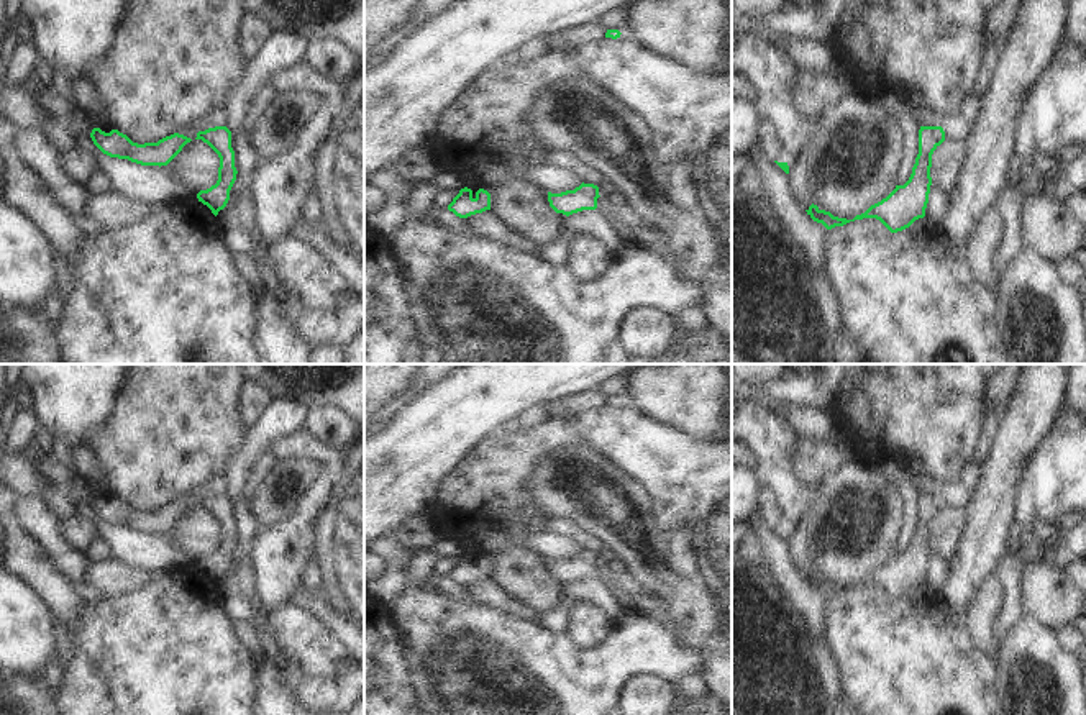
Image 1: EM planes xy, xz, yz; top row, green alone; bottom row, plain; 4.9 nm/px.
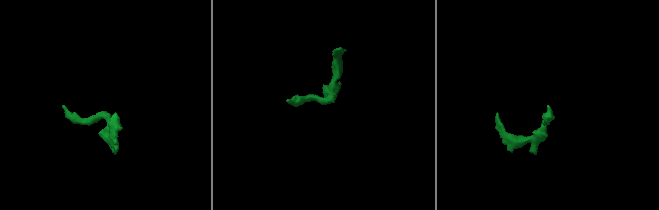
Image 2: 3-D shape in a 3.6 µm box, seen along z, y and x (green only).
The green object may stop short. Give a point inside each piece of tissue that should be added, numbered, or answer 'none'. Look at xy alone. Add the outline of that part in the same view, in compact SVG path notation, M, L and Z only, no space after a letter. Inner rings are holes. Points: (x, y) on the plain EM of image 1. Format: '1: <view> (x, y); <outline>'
none

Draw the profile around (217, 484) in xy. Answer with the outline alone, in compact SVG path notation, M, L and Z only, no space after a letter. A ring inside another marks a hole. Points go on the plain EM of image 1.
M223 474L212 476L200 484L194 485L190 490L187 490L182 497L179 497L179 502L184 502L190 507L197 505L198 499L205 499L208 495L215 494L226 494L228 492L228 482Z

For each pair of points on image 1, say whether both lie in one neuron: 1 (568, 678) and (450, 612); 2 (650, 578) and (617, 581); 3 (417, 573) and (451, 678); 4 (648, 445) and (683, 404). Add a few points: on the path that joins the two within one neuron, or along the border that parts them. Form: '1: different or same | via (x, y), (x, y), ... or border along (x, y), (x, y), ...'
1: same | via (538, 678), (515, 678), (479, 642)
2: different | border along (625, 569), (643, 591)
3: different | border along (427, 579), (414, 582)
4: different | border along (630, 405), (643, 415), (699, 441)

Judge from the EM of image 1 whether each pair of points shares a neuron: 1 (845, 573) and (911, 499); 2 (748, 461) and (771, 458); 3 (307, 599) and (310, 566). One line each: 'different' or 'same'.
1: different
2: different
3: different

